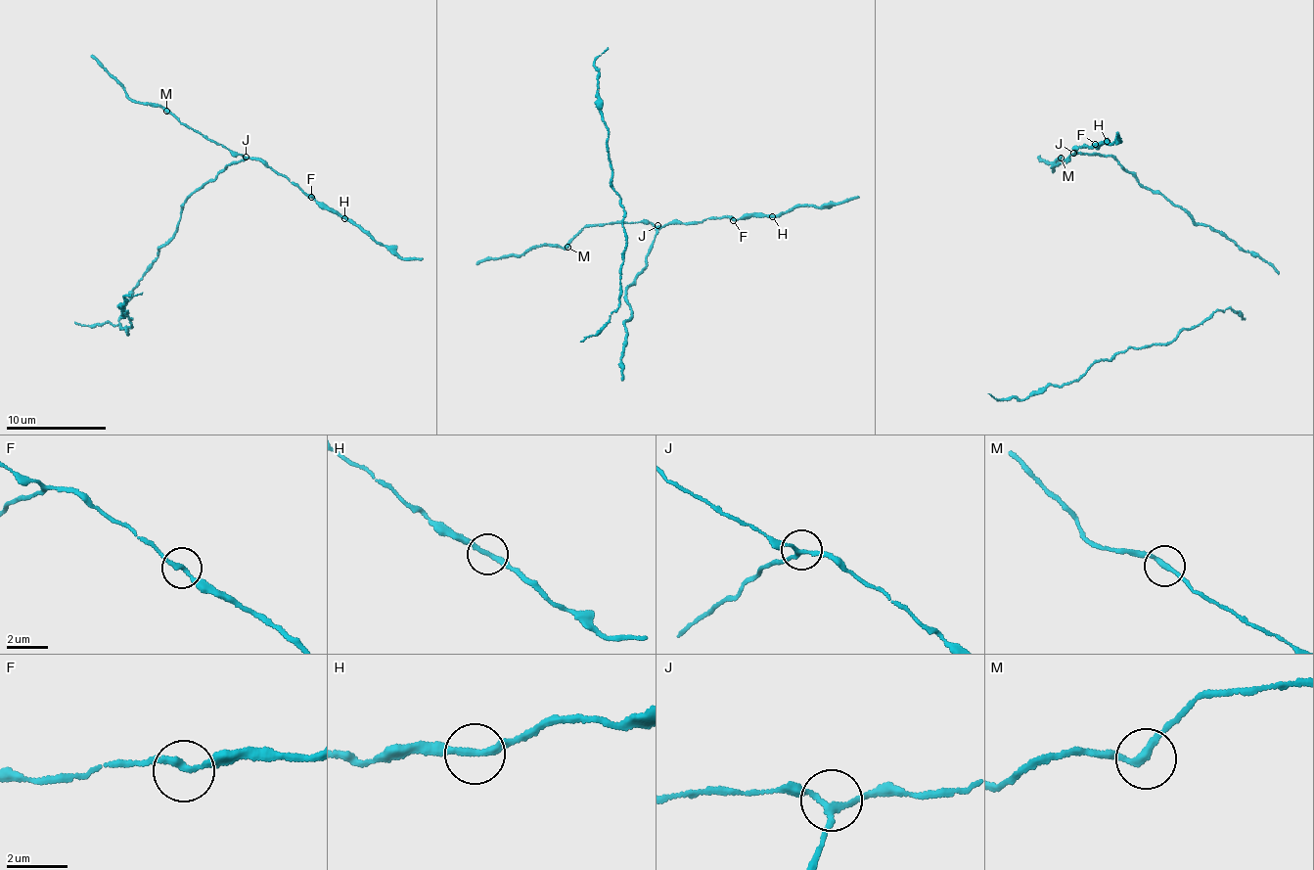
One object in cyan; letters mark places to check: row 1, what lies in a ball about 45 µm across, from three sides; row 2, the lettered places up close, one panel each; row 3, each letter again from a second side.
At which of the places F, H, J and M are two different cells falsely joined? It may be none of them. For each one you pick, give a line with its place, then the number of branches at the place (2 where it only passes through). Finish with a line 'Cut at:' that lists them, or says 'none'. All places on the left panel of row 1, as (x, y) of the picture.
Cut at: none

